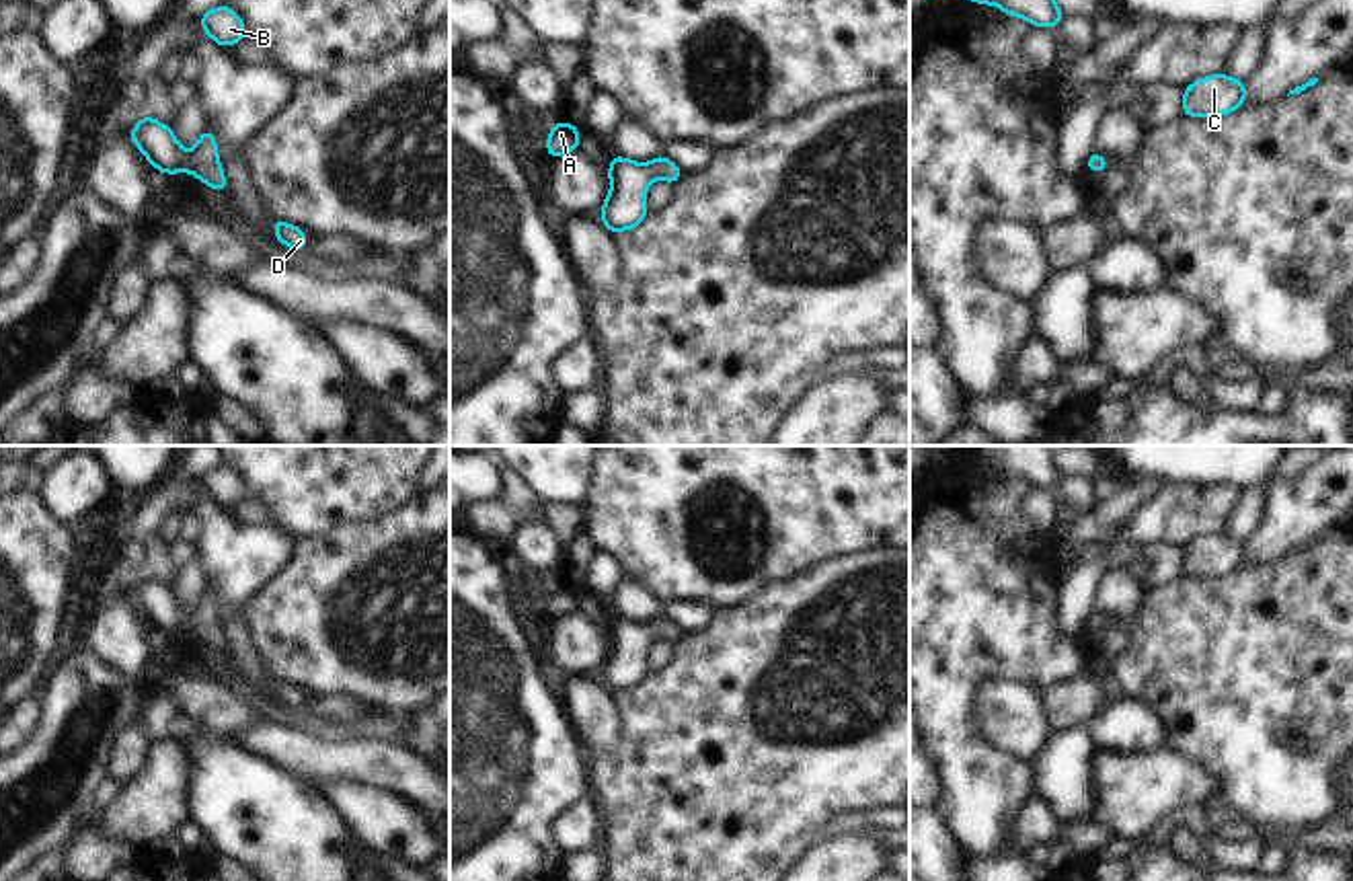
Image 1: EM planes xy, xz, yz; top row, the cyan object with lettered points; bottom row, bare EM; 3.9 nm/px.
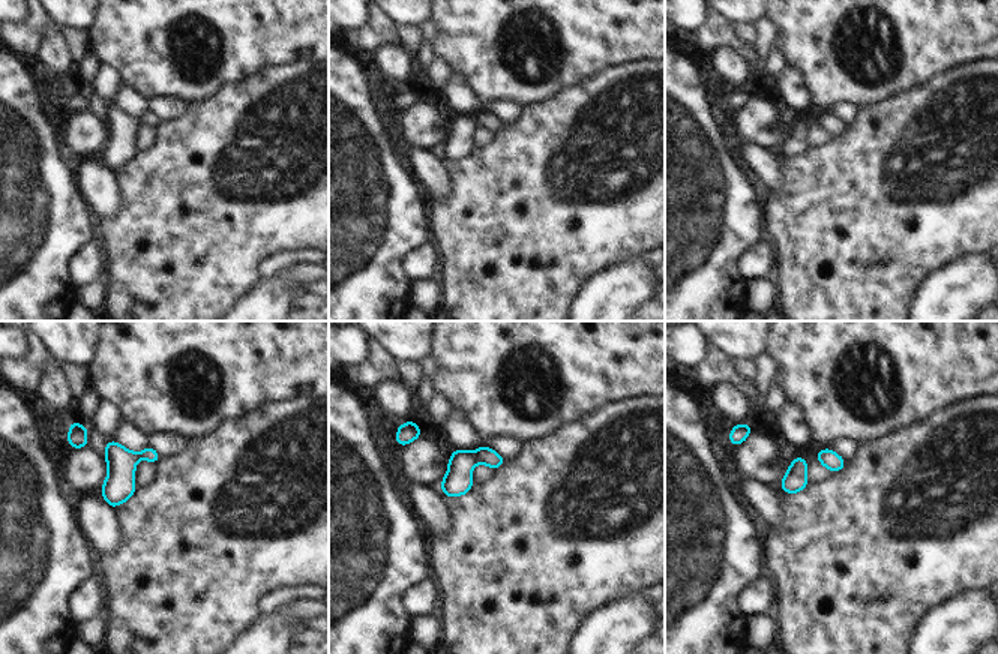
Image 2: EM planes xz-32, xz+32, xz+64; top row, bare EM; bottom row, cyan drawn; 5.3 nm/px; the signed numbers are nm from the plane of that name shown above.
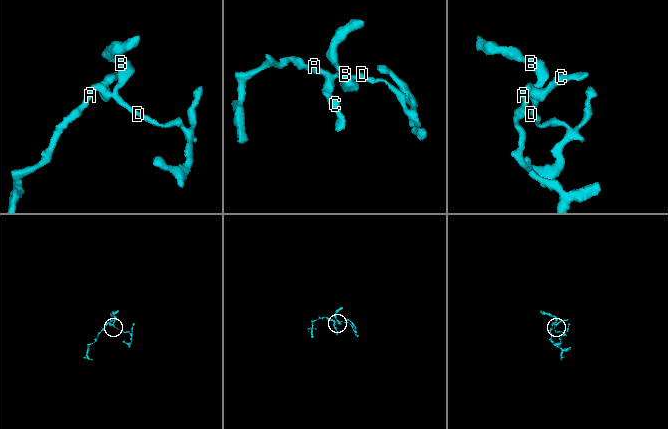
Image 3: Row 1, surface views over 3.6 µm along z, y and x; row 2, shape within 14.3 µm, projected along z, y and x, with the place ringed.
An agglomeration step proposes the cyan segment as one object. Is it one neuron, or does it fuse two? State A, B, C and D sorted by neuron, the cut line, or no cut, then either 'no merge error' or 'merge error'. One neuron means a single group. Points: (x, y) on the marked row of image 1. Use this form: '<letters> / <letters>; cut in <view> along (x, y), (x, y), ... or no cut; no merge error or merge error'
A B C D; no cut; no merge error

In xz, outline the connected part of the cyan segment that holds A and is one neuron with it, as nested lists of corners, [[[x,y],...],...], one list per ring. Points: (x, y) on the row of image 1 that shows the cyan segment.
[[[552,123],[546,154],[552,158],[579,150],[579,127],[571,123]]]

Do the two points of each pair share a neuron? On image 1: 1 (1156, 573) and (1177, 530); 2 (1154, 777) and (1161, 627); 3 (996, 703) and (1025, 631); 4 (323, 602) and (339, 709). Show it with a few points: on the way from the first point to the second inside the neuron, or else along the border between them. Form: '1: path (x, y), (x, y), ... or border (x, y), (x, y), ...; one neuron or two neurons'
1: border (1142, 545), (1179, 545), (1183, 549); two neurons
2: border (1167, 744), (1208, 773); two neurons
3: border (1037, 691), (1023, 680), (988, 682), (982, 725); two neurons
4: border (308, 697), (352, 697), (378, 713); two neurons

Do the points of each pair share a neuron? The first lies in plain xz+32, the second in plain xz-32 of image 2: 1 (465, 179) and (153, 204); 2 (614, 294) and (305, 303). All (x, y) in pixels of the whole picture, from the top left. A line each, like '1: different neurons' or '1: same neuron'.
1: same neuron
2: different neurons

